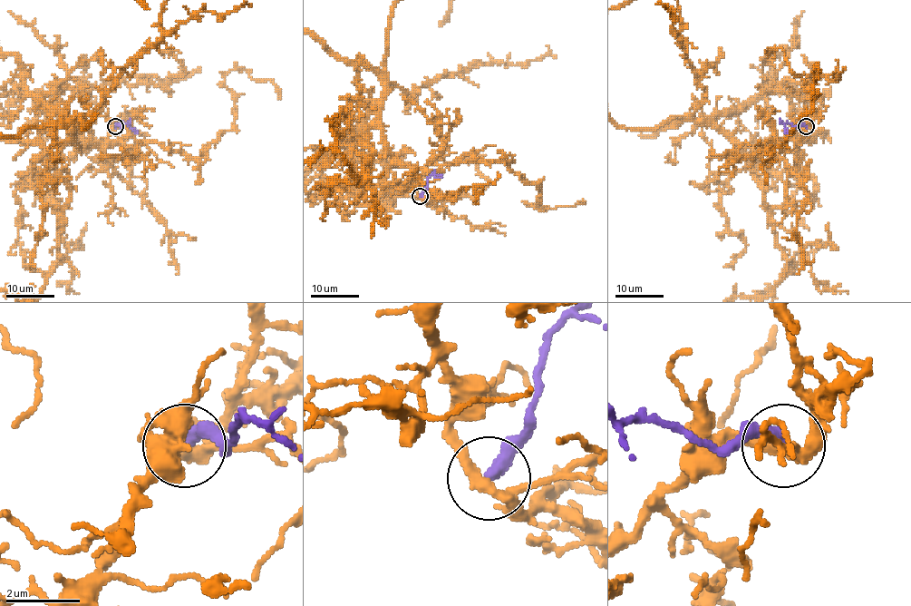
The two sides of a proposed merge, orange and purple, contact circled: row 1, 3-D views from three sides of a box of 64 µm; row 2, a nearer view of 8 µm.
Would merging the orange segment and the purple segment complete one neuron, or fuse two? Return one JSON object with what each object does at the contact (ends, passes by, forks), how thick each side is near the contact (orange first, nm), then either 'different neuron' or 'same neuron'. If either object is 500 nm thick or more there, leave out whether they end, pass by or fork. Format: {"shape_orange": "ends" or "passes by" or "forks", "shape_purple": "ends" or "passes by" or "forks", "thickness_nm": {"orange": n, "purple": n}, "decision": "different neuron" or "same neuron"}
{"shape_orange": "forks", "shape_purple": "ends", "thickness_nm": {"orange": 260, "purple": 360}, "decision": "different neuron"}

